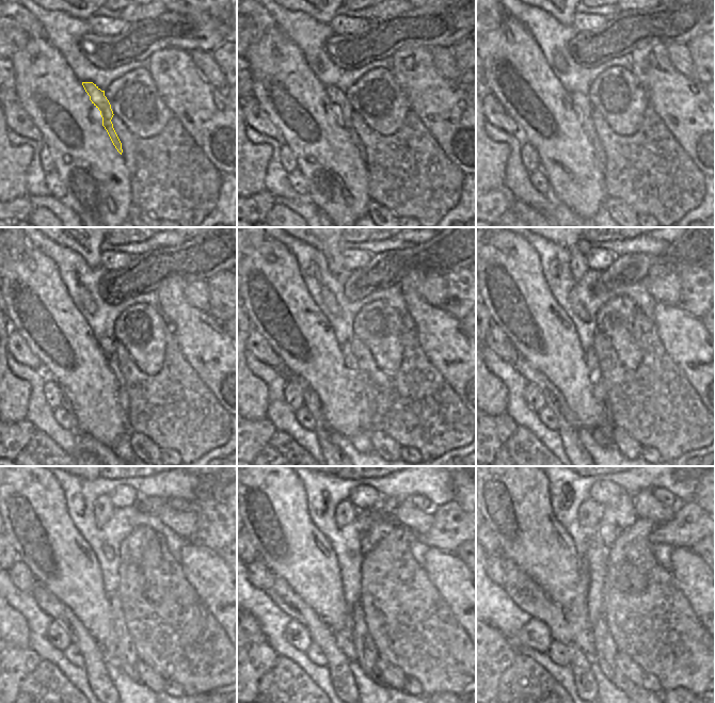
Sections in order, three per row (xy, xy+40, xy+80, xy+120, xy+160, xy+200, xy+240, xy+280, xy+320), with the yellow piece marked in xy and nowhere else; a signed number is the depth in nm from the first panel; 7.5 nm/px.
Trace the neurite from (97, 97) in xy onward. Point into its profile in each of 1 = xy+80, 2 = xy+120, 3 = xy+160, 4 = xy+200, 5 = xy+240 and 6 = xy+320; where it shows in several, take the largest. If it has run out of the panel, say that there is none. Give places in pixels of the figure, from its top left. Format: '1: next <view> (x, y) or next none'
1: next xy+80 (582, 104)
2: next xy+120 (107, 346)
3: next xy+160 (348, 355)
4: next xy+200 (607, 427)
5: next xy+240 (126, 656)
6: next xy+320 (605, 649)

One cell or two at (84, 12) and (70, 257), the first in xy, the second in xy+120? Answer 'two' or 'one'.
two

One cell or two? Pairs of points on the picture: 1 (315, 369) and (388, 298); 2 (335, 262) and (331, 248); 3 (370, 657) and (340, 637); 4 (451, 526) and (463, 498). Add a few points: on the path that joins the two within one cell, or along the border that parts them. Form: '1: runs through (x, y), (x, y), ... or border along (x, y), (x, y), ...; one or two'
1: border along (329, 322), (336, 340), (342, 347); two
2: runs through (335, 259), (331, 251); one
3: border along (351, 621), (351, 637), (356, 660); two
4: border along (455, 499), (464, 511); two

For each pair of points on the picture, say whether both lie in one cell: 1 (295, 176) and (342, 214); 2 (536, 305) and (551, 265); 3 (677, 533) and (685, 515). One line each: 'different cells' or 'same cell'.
1: different cells
2: different cells
3: same cell

